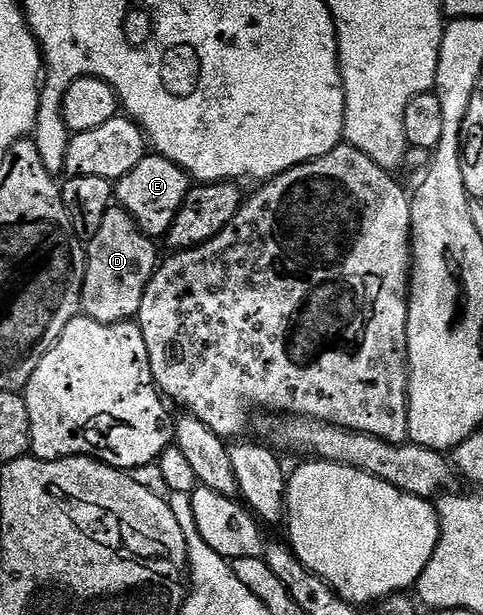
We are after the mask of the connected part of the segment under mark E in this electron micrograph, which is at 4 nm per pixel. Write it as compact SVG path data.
M158 154L144 155L142 162L114 185L118 203L139 223L139 229L152 238L166 237L173 226L188 192L193 187L192 177L171 160Z

